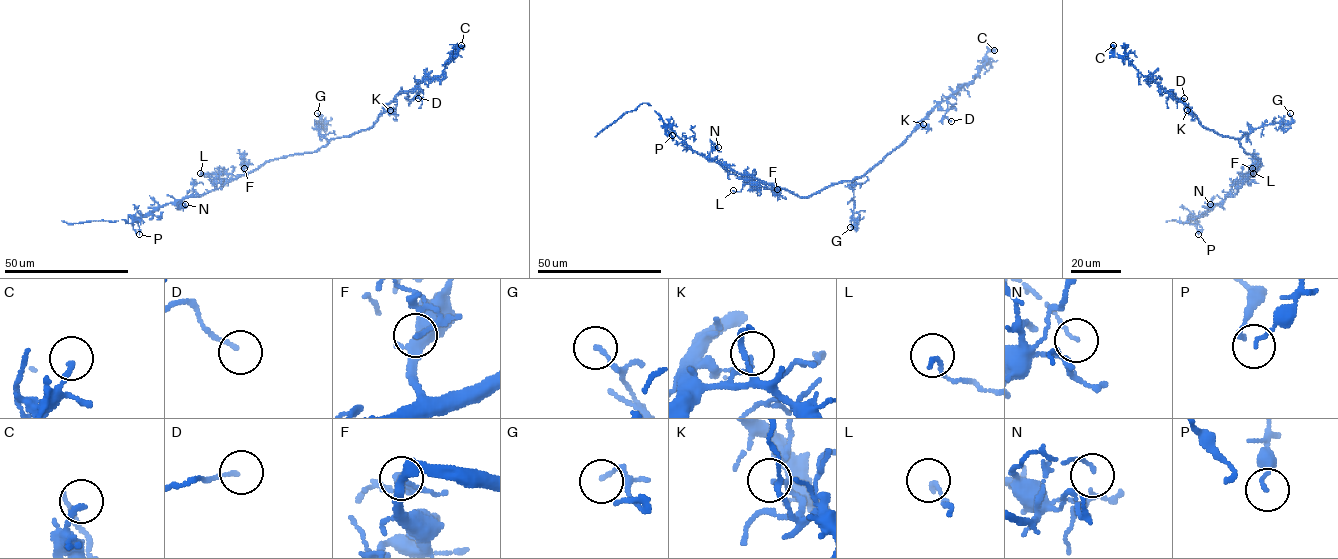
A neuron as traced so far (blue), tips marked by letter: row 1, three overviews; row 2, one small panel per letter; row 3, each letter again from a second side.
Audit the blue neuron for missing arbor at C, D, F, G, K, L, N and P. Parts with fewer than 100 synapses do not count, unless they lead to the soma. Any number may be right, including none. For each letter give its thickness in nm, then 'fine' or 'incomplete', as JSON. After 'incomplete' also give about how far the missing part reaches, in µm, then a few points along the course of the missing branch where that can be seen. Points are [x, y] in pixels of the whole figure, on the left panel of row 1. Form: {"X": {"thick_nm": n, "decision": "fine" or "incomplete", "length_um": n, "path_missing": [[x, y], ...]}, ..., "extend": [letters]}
{"C": {"thick_nm": 180, "decision": "fine"}, "D": {"thick_nm": 130, "decision": "fine"}, "F": {"thick_nm": 120, "decision": "fine"}, "G": {"thick_nm": 120, "decision": "fine"}, "K": {"thick_nm": 130, "decision": "fine"}, "L": {"thick_nm": 120, "decision": "fine"}, "N": {"thick_nm": 100, "decision": "fine"}, "P": {"thick_nm": 70, "decision": "fine"}, "extend": []}

